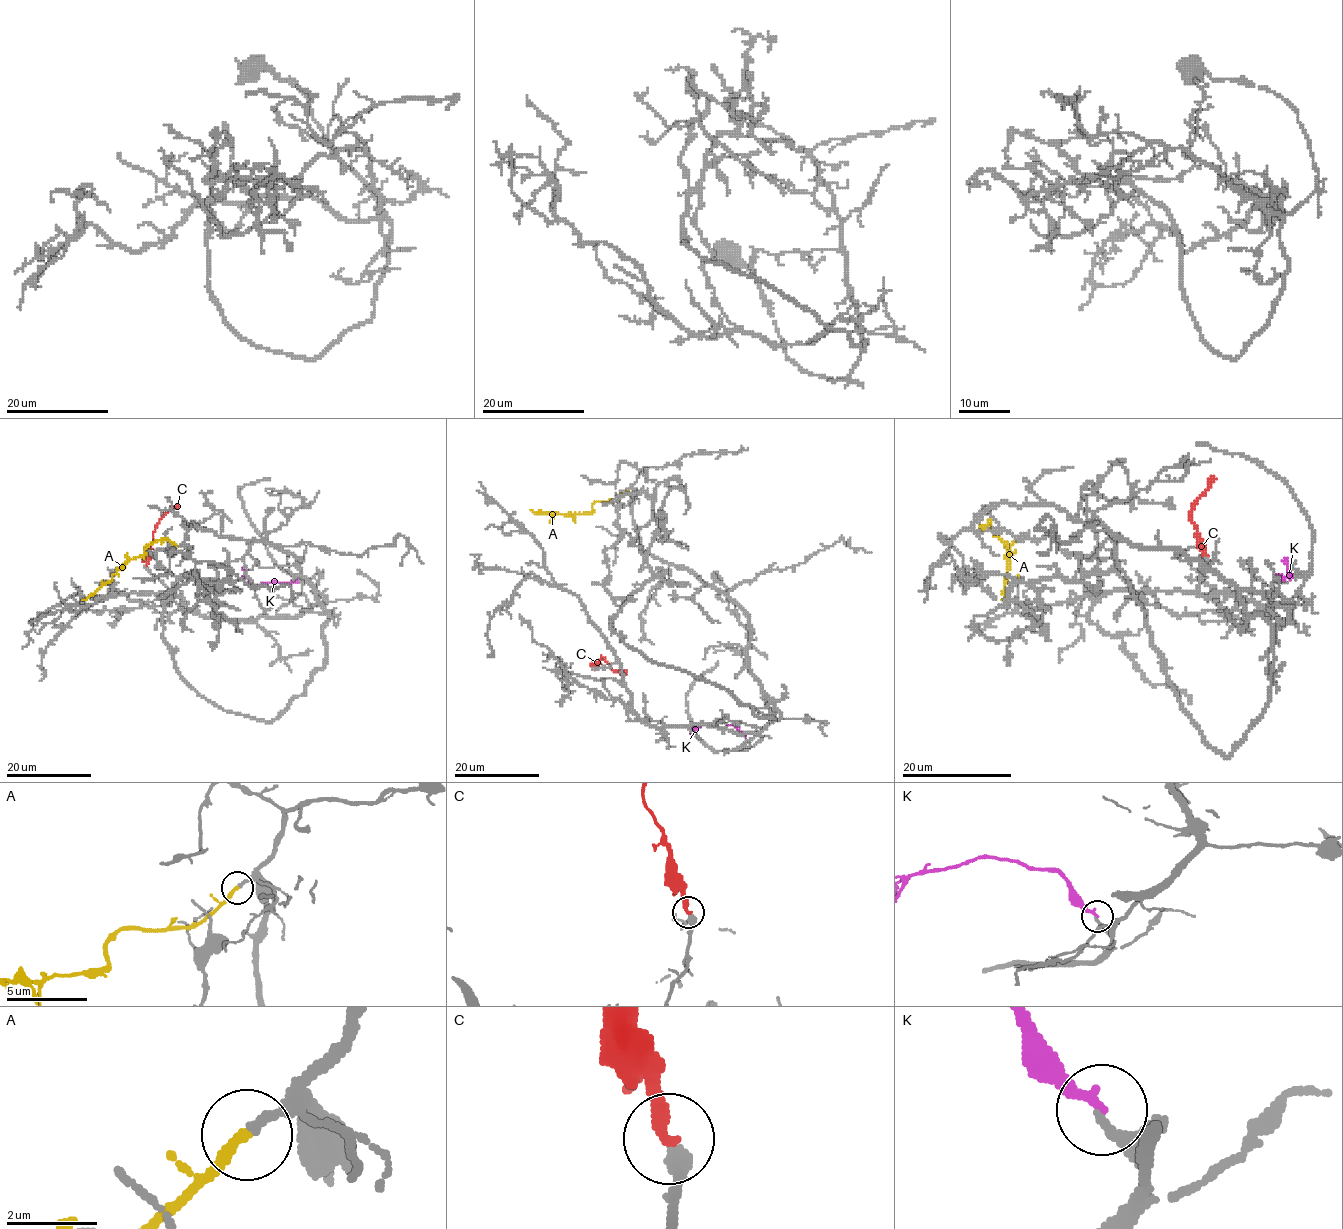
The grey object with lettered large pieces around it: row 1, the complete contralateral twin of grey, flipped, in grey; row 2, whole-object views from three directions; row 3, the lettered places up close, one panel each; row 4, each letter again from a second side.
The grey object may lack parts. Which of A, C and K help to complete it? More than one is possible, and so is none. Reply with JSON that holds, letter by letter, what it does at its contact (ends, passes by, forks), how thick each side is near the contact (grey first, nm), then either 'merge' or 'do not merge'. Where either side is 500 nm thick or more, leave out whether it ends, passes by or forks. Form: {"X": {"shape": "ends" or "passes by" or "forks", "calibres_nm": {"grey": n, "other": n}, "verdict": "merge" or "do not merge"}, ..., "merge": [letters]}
{"A": {"shape": "ends", "calibres_nm": {"grey": 200, "other": 220}, "verdict": "merge"}, "C": {"shape": "ends", "calibres_nm": {"grey": 380, "other": 280}, "verdict": "do not merge"}, "K": {"shape": "ends", "calibres_nm": {"grey": 200, "other": 240}, "verdict": "do not merge"}, "merge": ["A"]}

